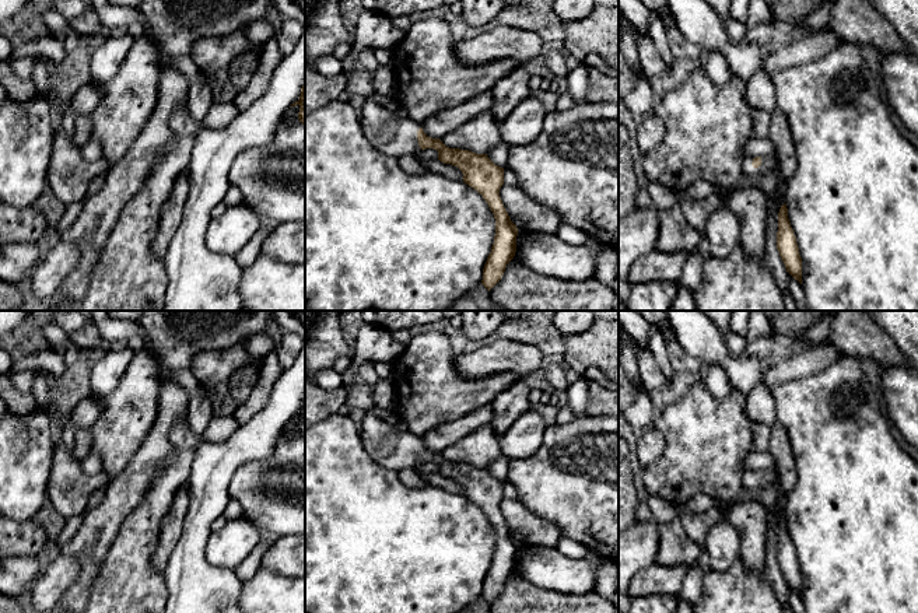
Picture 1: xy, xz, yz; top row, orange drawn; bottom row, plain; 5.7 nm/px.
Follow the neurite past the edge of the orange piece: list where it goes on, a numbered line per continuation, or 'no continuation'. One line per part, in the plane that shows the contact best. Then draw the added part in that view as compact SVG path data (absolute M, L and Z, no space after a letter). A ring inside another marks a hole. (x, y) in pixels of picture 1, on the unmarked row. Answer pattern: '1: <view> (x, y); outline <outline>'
1: yz (768, 477); outline M763 470L761 479L758 481L754 481L751 479L751 476L753 476L753 472L744 472L743 488L746 488L746 490L763 490L763 488L767 488L772 484L777 484L777 481L778 481L777 473L774 473L771 470Z

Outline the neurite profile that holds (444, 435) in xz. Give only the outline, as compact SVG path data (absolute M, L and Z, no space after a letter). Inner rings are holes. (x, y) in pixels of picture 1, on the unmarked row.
M481 406L451 423L441 424L423 435L423 444L428 451L444 452L448 446L460 441L463 437L470 435L491 423L494 414L490 406Z

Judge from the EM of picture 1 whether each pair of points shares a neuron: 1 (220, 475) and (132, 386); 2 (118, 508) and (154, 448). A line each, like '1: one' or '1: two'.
1: two
2: one

